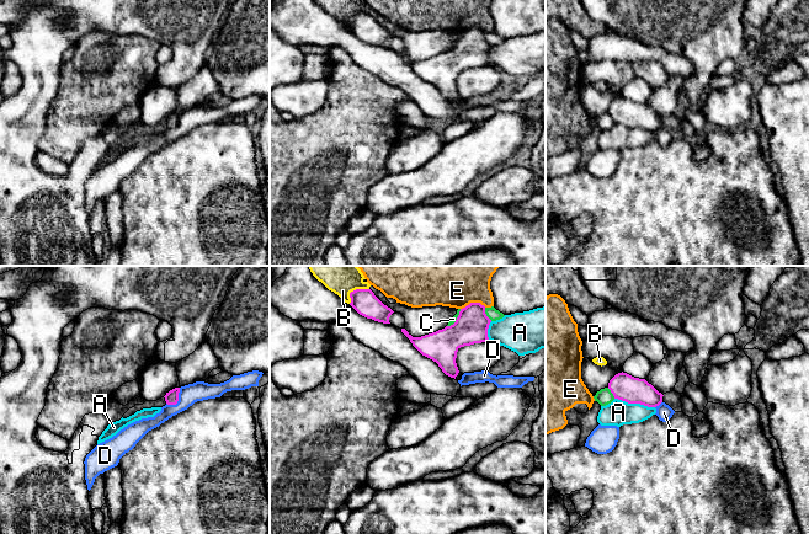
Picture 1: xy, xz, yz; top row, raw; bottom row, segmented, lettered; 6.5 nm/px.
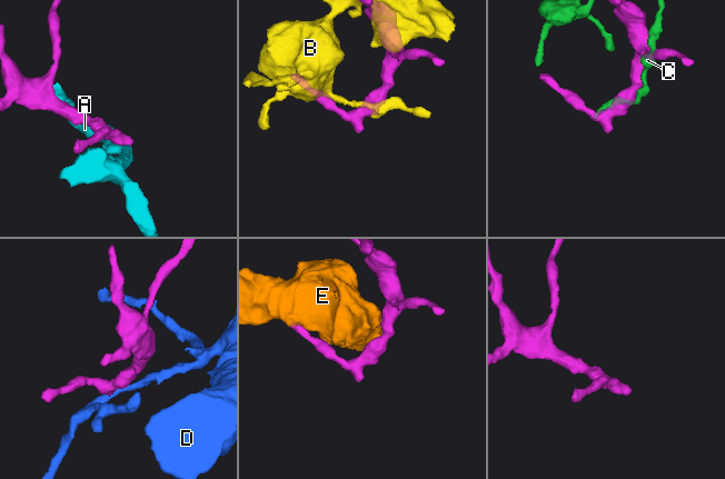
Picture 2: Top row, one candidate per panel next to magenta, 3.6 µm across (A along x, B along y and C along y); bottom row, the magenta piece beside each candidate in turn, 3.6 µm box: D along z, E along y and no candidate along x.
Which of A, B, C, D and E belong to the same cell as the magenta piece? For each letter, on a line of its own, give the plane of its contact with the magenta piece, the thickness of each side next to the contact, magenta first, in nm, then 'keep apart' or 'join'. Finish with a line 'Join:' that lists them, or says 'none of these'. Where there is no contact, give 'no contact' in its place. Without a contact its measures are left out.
A: contact in yz; calibres 180 and 170 nm; keep apart
B: contact in xz; calibres 160 and 140 nm; keep apart
C: contact in xz; calibres 220 and 80 nm; keep apart
D: contact in xy; calibres 90 and 130 nm; keep apart
E: contact in xz; calibres 220 and 220 nm; keep apart
Join: none of these

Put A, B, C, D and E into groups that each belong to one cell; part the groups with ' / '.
A / B / C / D / E

